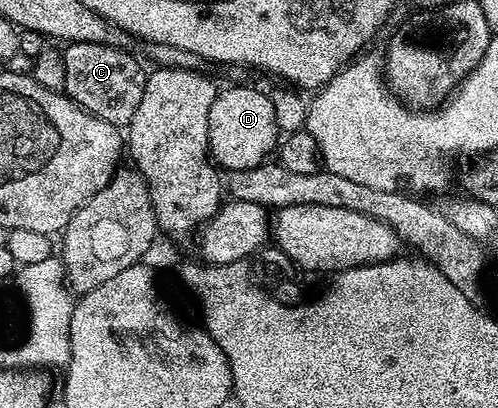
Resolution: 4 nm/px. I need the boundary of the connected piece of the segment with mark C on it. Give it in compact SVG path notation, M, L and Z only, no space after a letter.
M97 42L67 44L62 49L63 61L65 62L63 92L72 102L80 104L89 114L116 126L127 125L133 118L133 113L137 111L137 105L141 102L141 94L145 94L145 82L147 81L145 68L142 68L127 51L126 47L114 48L108 44L98 44Z

